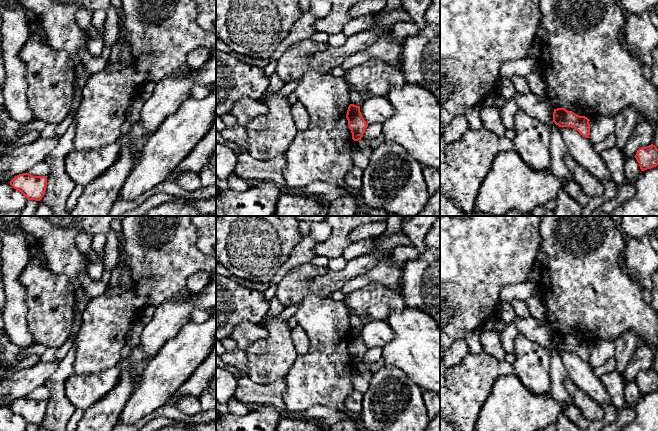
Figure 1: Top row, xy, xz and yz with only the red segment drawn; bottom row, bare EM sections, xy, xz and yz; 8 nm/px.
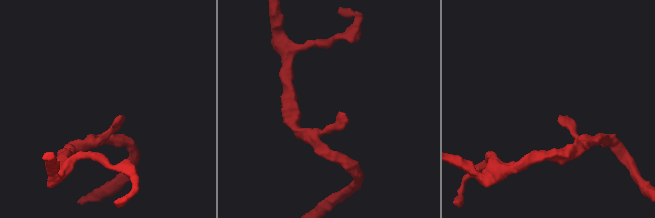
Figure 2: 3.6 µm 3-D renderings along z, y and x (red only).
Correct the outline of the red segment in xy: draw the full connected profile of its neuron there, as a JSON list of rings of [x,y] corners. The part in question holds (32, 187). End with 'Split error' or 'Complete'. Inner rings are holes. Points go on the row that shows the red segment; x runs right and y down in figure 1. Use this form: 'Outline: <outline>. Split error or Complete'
Outline: [[[23,173],[15,176],[9,183],[28,200],[40,201],[46,191],[47,177]]]. Complete

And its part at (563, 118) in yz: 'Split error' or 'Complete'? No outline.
Complete

